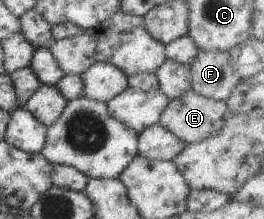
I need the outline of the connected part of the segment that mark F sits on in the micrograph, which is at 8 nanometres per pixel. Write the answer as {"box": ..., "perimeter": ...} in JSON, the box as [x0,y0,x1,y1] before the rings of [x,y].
{"box":[190,52,242,101],"perimeter":[[[198,52],[190,64],[193,92],[216,101],[229,100],[230,91],[242,80],[233,72],[228,52]]]}

